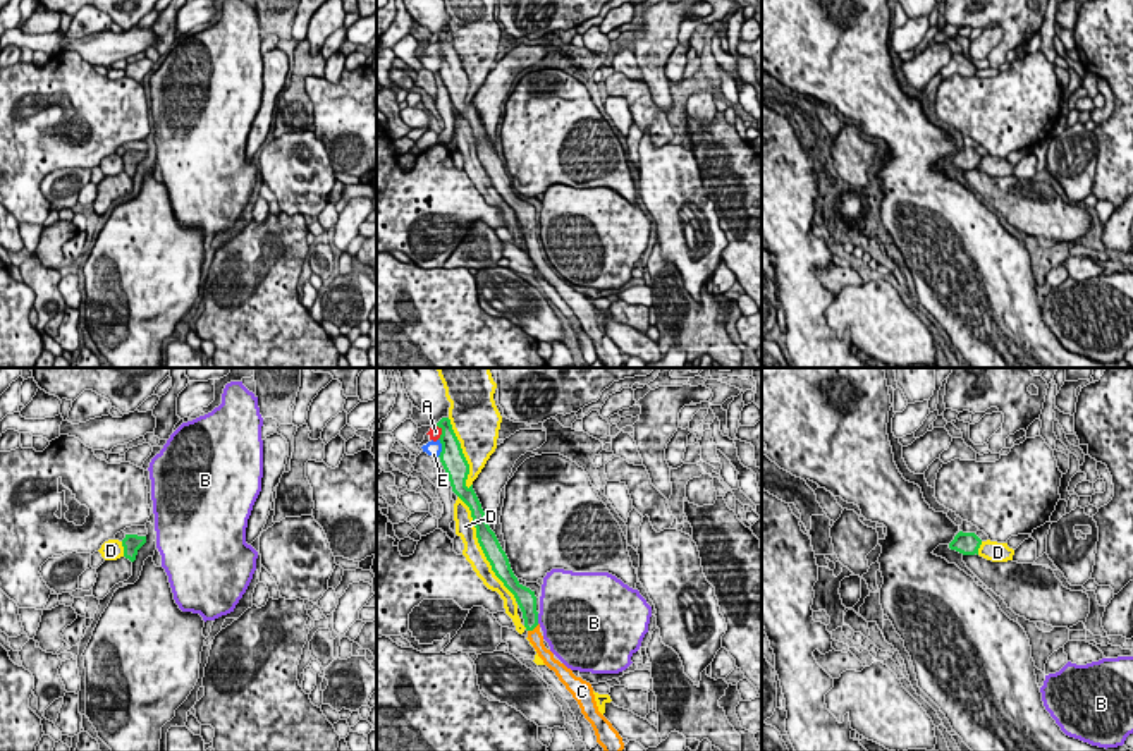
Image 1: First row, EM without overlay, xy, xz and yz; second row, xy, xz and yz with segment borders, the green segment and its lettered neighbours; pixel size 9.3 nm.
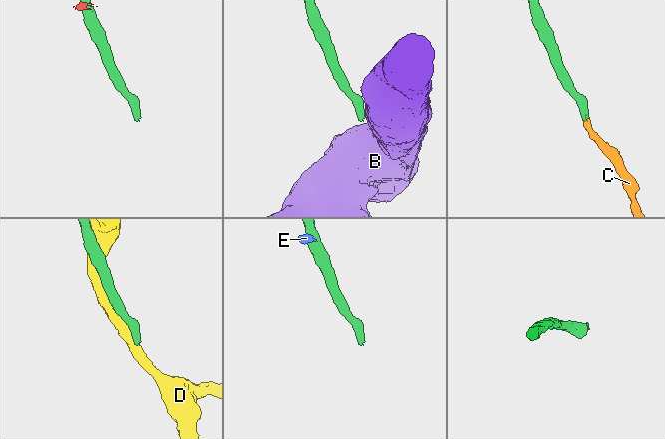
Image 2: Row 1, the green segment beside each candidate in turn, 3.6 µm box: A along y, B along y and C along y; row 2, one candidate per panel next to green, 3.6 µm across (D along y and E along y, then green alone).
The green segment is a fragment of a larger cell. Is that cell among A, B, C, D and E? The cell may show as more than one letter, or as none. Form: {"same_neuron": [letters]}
{"same_neuron": ["C"]}

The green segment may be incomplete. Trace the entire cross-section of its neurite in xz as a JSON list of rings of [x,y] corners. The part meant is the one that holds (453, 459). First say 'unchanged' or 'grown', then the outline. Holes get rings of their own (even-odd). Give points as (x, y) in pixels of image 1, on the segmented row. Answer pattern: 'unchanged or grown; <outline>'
grown; [[[442,418],[437,426],[442,430],[440,443],[440,462],[449,476],[452,492],[469,507],[471,517],[476,528],[478,543],[492,565],[495,576],[504,583],[504,586],[514,595],[524,619],[524,627],[528,631],[528,639],[536,650],[543,663],[555,672],[559,681],[578,701],[581,713],[591,724],[597,742],[603,751],[622,751],[624,742],[619,732],[612,724],[598,711],[593,687],[590,682],[576,677],[571,669],[554,658],[554,653],[545,648],[543,636],[540,632],[538,612],[536,612],[536,596],[535,591],[523,586],[514,576],[509,559],[502,550],[495,533],[490,529],[481,504],[473,490],[473,485],[468,488],[466,479],[469,474],[469,464],[462,454],[461,443],[452,430],[450,419]]]

